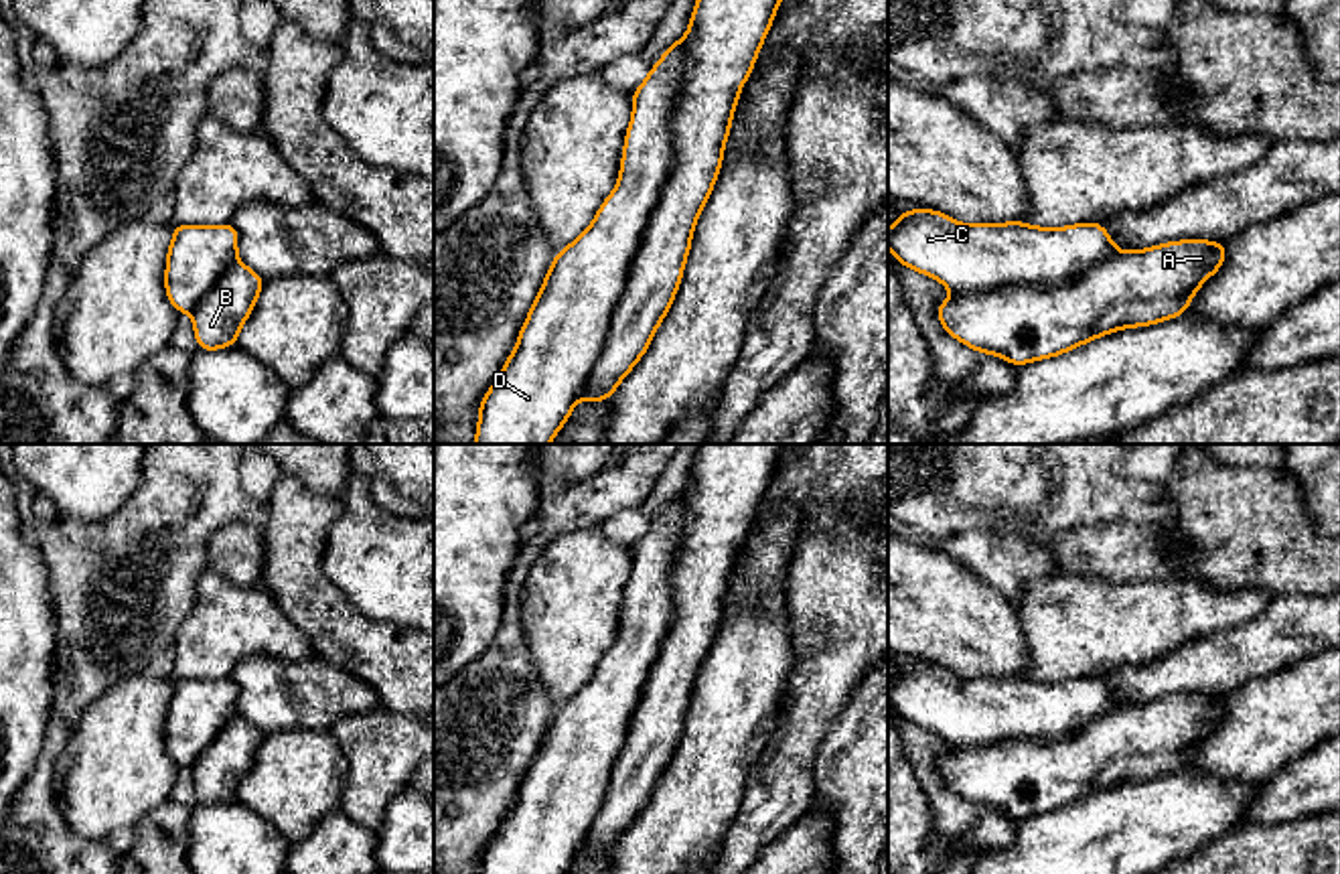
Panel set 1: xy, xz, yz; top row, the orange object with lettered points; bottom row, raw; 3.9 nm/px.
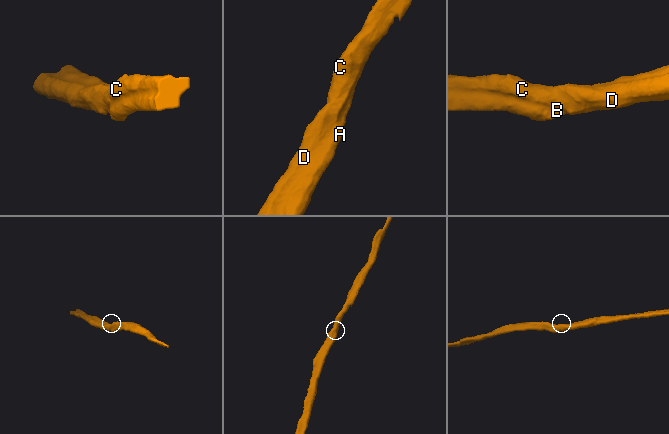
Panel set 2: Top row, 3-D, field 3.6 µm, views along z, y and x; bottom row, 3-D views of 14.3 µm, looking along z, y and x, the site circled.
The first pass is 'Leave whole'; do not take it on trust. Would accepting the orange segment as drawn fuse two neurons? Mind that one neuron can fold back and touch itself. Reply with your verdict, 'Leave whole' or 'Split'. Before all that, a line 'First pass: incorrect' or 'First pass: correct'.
First pass: incorrect
Split

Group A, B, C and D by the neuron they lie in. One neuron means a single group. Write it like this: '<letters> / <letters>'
A B / C D

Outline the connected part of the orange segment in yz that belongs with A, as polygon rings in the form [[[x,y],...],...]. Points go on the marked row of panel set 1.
[[[1182,239],[1119,251],[1064,286],[999,286],[955,292],[937,306],[947,335],[1014,367],[1052,359],[1103,335],[1186,314],[1196,290],[1226,262],[1224,241]]]

